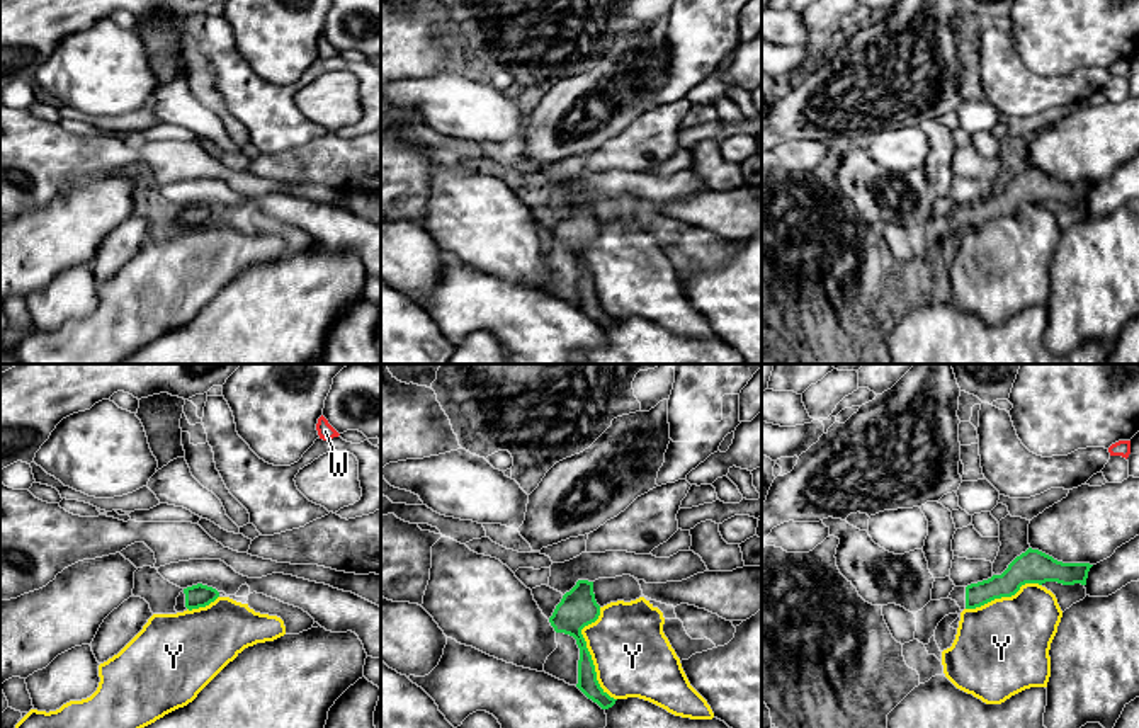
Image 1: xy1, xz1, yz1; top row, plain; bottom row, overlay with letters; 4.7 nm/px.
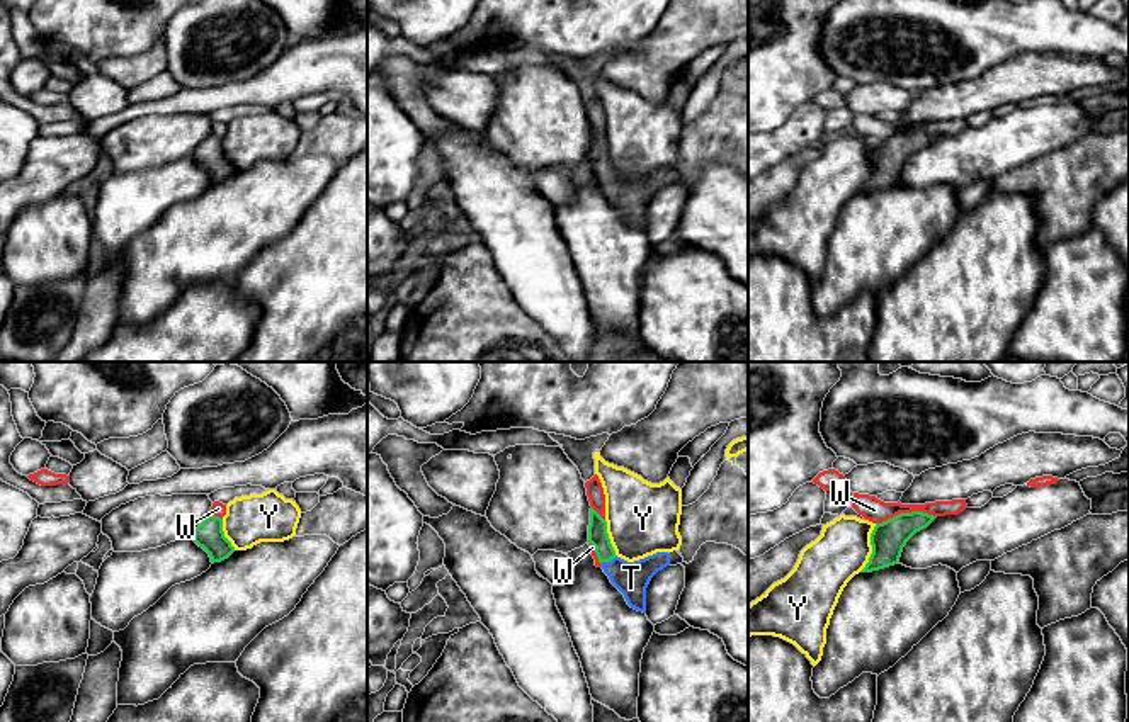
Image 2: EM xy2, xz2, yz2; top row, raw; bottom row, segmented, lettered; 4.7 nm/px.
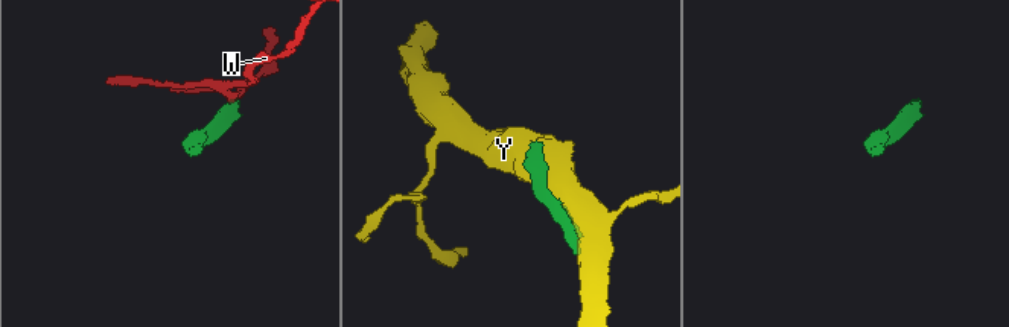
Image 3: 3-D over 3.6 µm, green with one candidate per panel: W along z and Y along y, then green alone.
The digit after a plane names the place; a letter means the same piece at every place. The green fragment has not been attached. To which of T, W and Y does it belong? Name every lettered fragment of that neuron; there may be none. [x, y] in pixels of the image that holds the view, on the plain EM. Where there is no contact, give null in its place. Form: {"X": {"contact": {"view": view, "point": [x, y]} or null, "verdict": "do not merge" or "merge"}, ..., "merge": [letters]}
{"T": {"contact": {"view": "xz2", "point": [607, 180]}, "verdict": "merge"}, "W": {"contact": {"view": "yz2", "point": [905, 133]}, "verdict": "do not merge"}, "Y": {"contact": {"view": "xz1", "point": [589, 272]}, "verdict": "do not merge"}, "merge": ["T"]}

